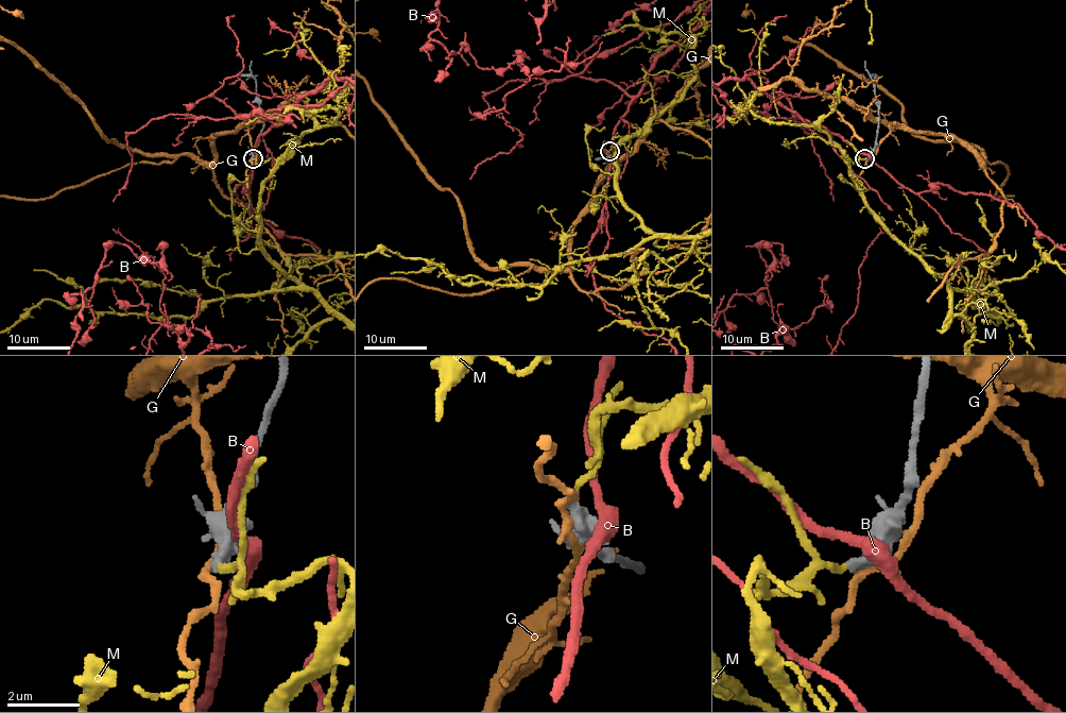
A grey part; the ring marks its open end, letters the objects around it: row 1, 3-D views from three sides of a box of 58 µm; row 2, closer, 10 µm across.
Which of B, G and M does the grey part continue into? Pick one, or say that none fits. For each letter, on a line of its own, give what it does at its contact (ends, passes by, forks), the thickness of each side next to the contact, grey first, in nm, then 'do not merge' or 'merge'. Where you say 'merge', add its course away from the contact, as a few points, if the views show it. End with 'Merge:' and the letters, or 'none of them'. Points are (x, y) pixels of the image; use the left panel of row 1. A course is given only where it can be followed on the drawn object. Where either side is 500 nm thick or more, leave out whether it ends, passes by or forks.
B: calibres 700 and 400 nm; do not merge
G: calibres 650 and 200 nm; do not merge
M: it passes by; calibres 380 and 110 nm; merge
Merge: M

